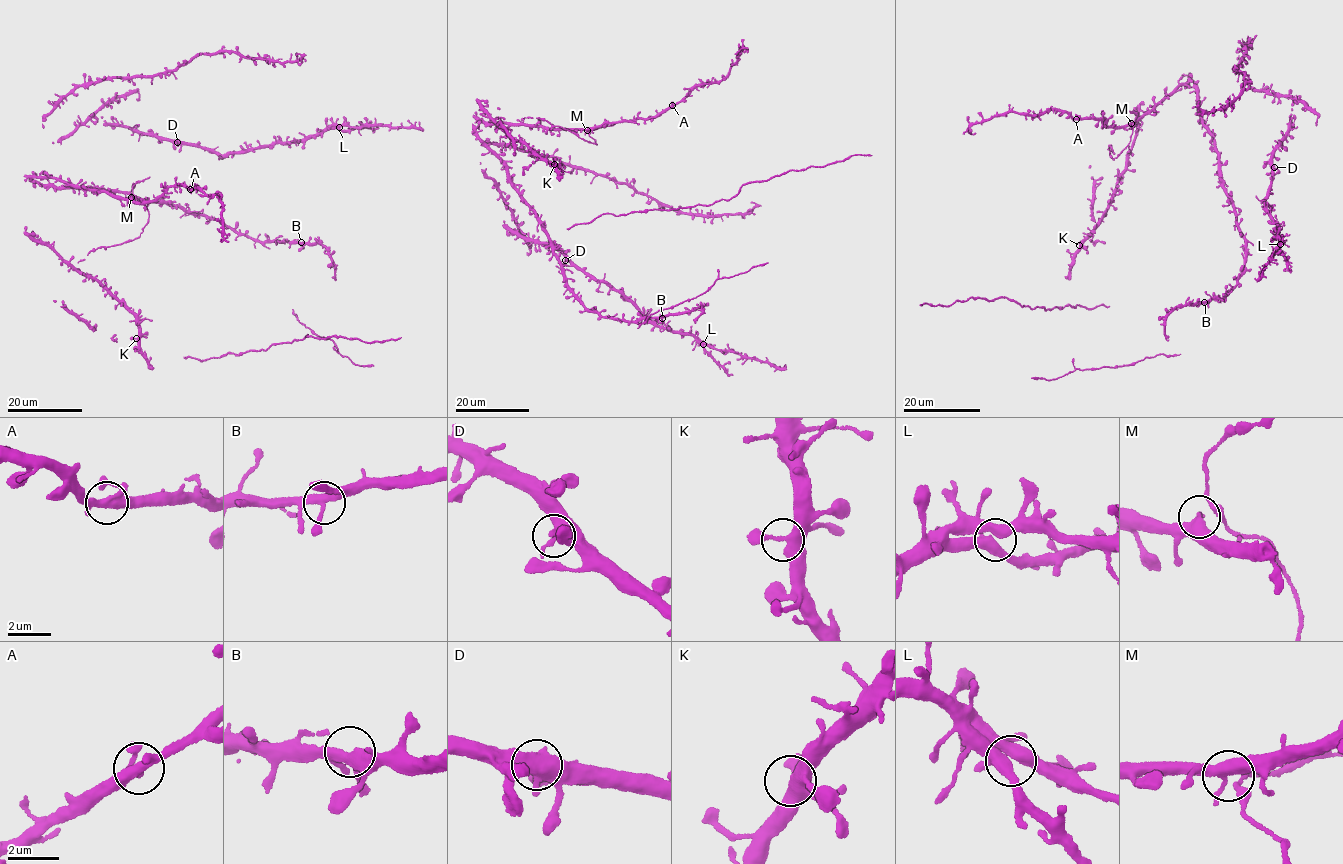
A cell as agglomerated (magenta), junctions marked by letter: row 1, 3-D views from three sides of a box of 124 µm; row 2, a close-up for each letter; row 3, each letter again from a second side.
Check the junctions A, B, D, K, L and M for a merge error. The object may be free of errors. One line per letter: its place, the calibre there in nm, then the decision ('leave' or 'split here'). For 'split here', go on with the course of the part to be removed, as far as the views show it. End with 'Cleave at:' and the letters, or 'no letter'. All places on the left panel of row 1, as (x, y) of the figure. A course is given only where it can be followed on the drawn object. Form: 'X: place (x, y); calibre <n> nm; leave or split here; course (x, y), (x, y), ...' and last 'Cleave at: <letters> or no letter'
A: place (190, 189); calibre 360 nm; leave
B: place (301, 242); calibre 360 nm; leave
D: place (177, 142); calibre 360 nm; leave
K: place (136, 338); calibre 360 nm; leave
L: place (339, 127); calibre 360 nm; leave
M: place (131, 197); calibre 320 nm; leave
Cleave at: no letter

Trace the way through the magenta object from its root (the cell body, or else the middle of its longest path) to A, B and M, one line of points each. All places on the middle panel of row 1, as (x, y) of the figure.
A: (568, 130), (588, 130), (627, 119), (655, 118), (672, 106)
B: (568, 130), (498, 121), (472, 124), (536, 211), (568, 288), (585, 307), (620, 320), (662, 318)
M: (568, 130), (587, 130)

